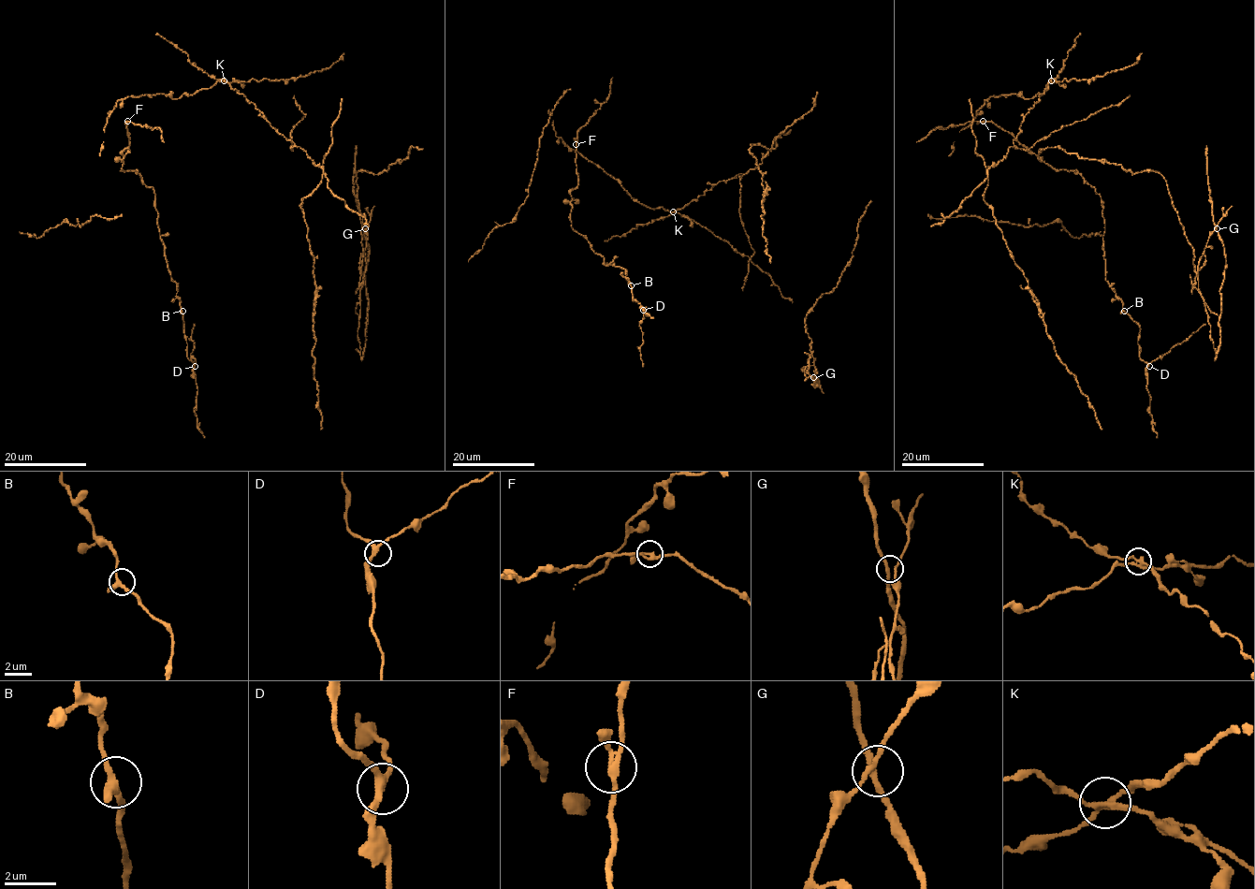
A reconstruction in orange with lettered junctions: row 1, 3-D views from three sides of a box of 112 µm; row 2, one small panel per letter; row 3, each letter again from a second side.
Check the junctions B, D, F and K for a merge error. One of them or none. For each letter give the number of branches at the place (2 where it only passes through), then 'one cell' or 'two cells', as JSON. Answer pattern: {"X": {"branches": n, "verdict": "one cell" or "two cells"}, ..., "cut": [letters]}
{"B": {"branches": 3, "verdict": "one cell"}, "D": {"branches": 3, "verdict": "one cell"}, "F": {"branches": 3, "verdict": "one cell"}, "K": {"branches": 4, "verdict": "two cells"}, "cut": ["K"]}

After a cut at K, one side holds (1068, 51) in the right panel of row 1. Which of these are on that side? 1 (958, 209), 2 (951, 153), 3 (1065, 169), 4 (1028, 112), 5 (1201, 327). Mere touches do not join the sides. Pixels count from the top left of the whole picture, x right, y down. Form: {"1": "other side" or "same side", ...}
{"1": "same side", "2": "other side", "3": "other side", "4": "same side", "5": "other side"}

